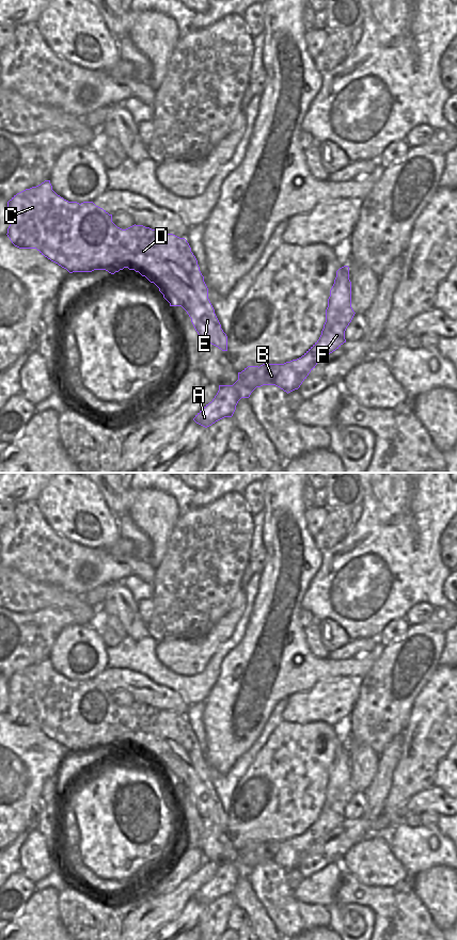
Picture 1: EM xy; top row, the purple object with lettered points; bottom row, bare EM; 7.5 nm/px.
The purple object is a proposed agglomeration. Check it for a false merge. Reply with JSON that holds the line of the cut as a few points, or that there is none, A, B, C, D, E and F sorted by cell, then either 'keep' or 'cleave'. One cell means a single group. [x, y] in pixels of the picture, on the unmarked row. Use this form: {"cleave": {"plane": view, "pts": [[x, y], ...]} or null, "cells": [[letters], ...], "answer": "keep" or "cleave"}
{"cleave": {"plane": "xy", "pts": [[258, 845], [247, 854], [238, 855]]}, "cells": [["A", "B", "F"], ["C", "D", "E"]], "answer": "cleave"}

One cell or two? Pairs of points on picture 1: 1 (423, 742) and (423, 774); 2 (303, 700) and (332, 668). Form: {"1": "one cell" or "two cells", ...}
{"1": "one cell", "2": "two cells"}

